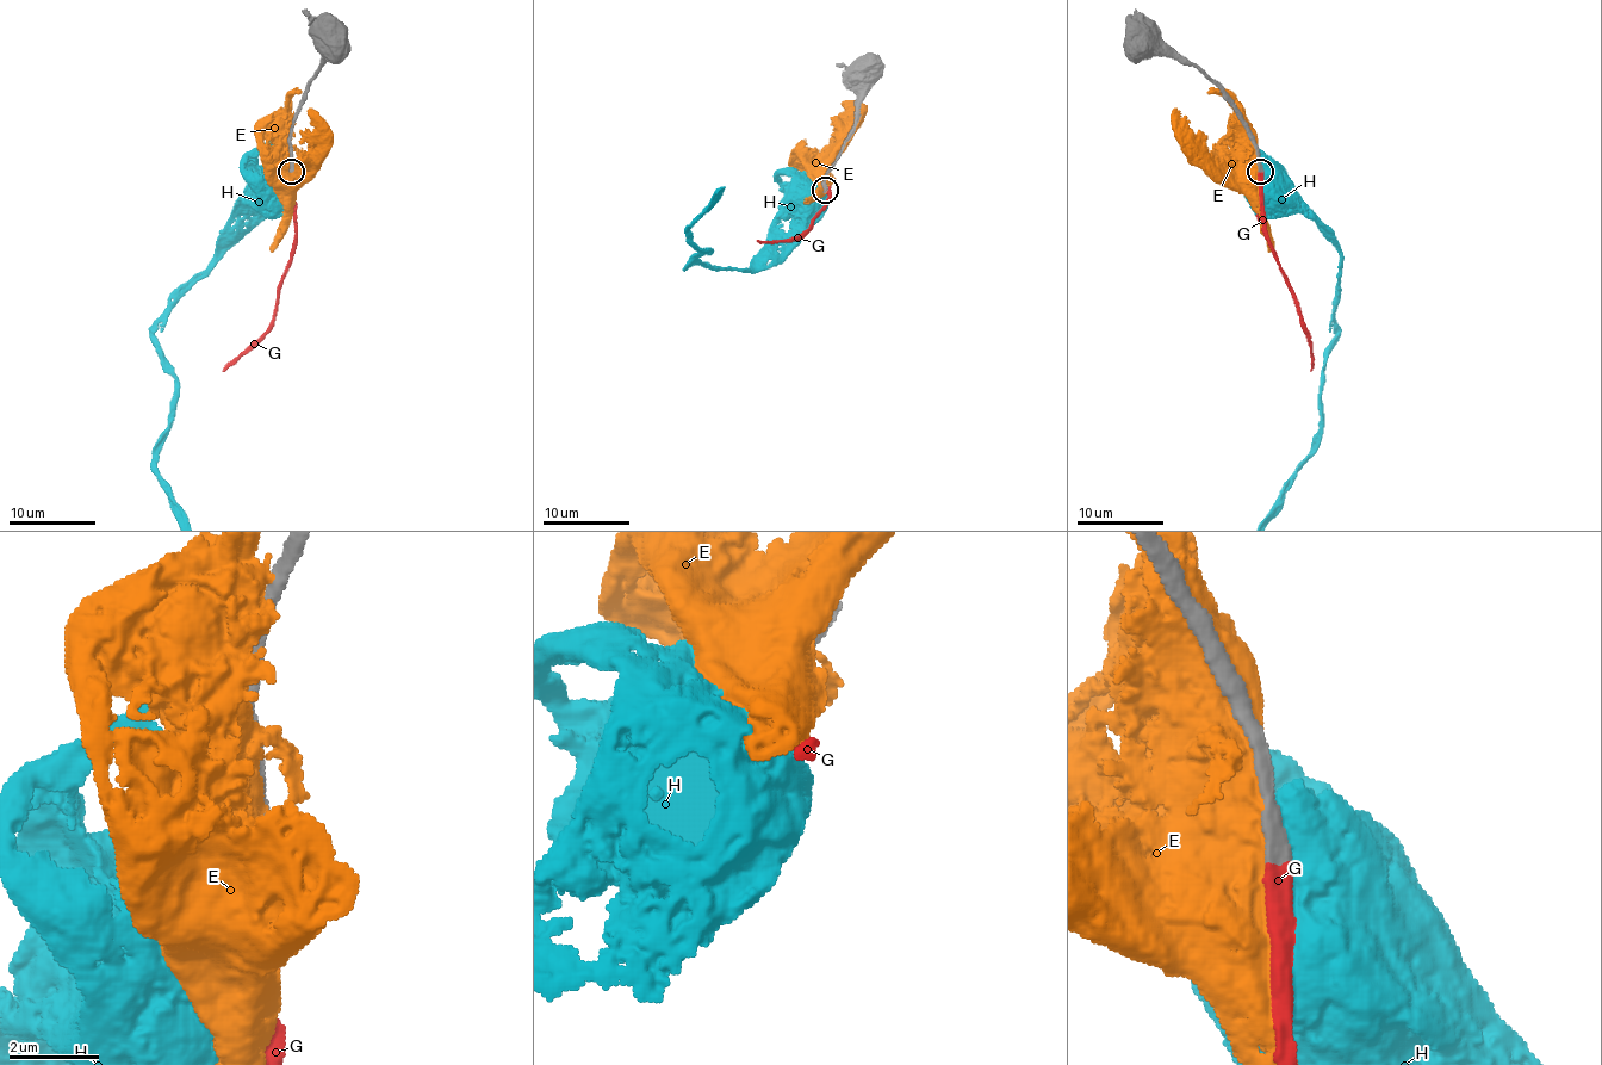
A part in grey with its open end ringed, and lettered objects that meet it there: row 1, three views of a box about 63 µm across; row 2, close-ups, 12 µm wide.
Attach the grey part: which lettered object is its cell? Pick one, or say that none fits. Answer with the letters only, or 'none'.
G

